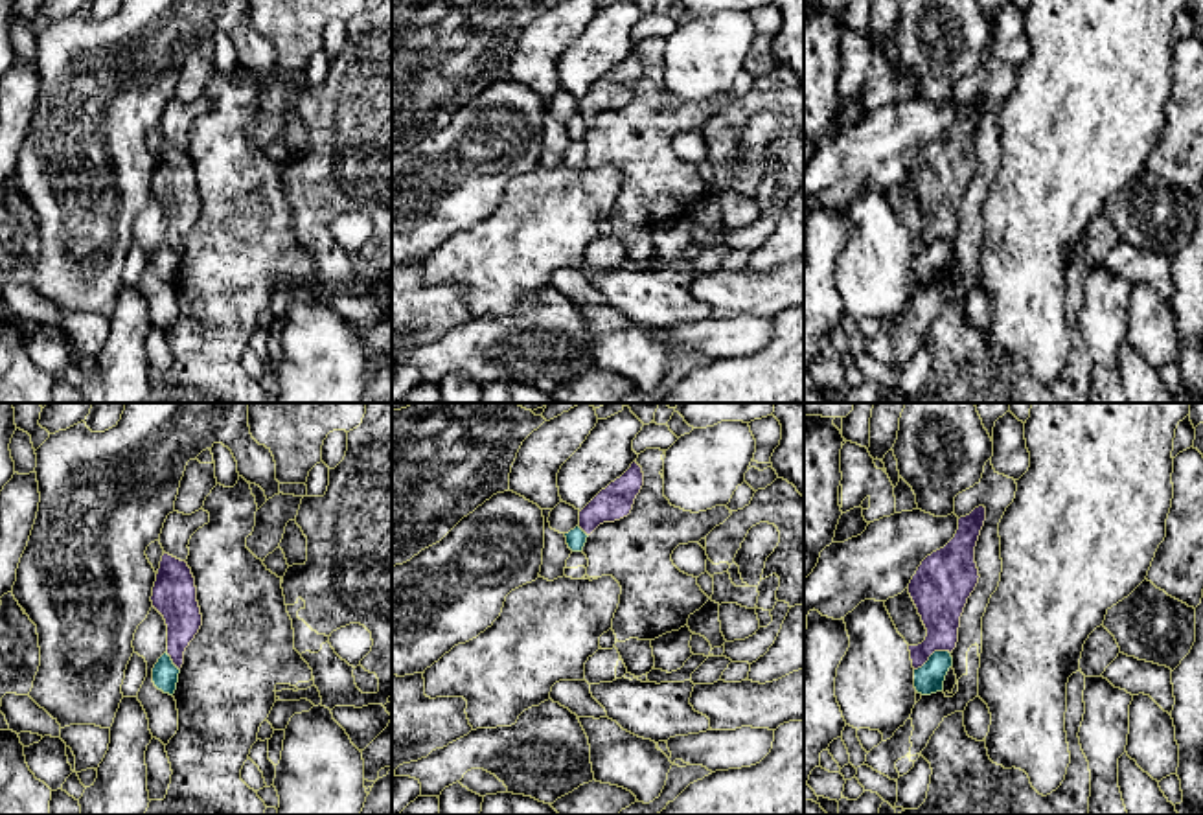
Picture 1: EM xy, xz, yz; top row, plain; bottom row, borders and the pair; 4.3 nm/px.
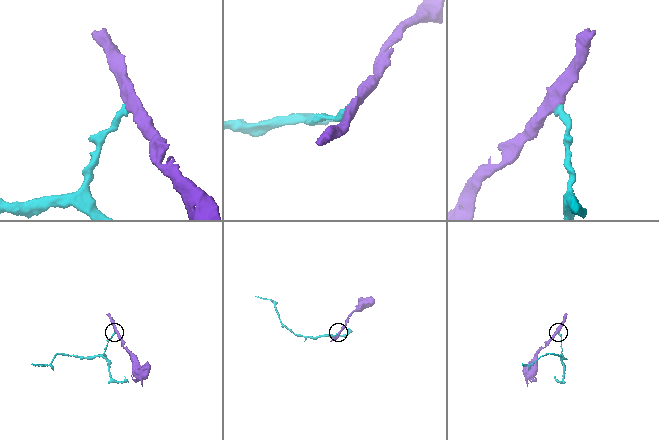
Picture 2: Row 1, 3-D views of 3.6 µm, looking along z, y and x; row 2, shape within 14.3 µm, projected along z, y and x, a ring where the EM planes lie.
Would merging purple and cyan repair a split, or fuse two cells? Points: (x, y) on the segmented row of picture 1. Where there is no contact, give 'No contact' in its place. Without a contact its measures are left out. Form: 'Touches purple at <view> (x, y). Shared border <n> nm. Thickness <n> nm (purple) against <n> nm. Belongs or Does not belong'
Touches purple at yz (931, 654). Shared border 180 nm. Thickness 220 nm (purple) against 130 nm. Does not belong

